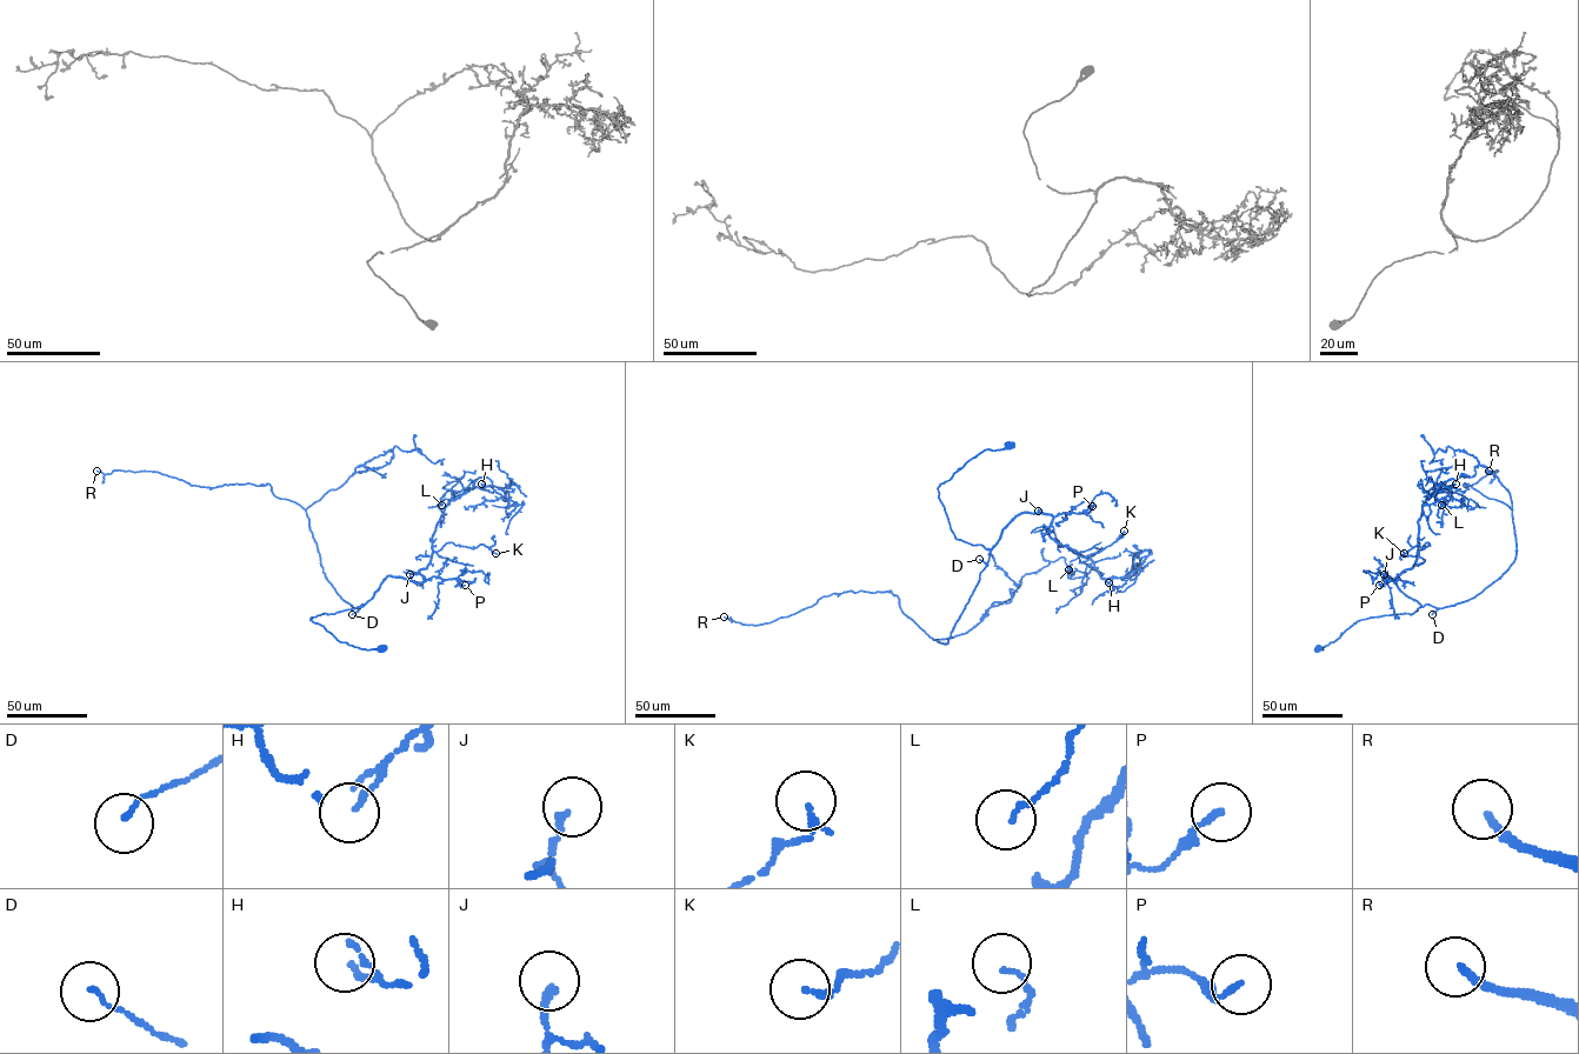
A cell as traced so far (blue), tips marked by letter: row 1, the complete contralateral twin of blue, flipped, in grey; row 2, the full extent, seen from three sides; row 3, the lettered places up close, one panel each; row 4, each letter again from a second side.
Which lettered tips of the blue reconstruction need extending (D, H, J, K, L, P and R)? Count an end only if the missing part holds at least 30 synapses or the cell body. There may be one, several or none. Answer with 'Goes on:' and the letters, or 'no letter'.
Goes on: R

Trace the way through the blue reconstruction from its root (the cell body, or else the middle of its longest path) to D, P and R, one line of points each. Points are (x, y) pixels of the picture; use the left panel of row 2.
D: (381, 648), (365, 649), (340, 641), (310, 619), (362, 604), (352, 614)
P: (381, 648), (340, 641), (310, 619), (362, 607), (390, 575), (465, 585)
R: (381, 648), (340, 641), (310, 619), (362, 604), (338, 594), (306, 511), (268, 484), (202, 487), (97, 471)

